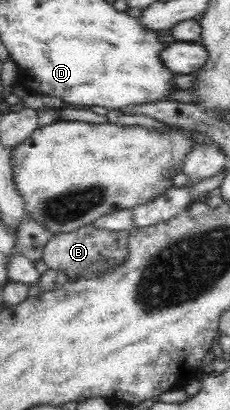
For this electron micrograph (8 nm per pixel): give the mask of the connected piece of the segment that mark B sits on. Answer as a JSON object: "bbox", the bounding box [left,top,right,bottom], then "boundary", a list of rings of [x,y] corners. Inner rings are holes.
{"bbox":[41,224,129,281],"boundary":[[[93,224],[81,226],[67,233],[53,234],[44,244],[41,259],[50,270],[60,270],[68,276],[68,281],[82,279],[82,276],[94,276],[94,272],[102,272],[102,268],[110,268],[110,264],[118,264],[122,256],[126,256],[126,244],[129,231],[110,231],[96,228]]]}

